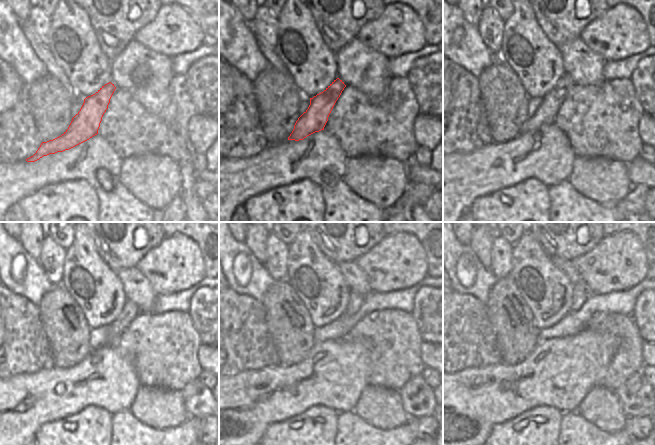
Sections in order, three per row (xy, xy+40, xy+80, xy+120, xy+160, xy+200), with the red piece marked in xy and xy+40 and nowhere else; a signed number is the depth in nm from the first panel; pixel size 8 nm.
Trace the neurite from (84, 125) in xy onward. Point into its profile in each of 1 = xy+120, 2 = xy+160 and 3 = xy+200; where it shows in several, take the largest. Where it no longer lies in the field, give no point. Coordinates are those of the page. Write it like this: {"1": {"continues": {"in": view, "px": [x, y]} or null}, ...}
{"1": {"continues": {"in": "xy+120", "px": [130, 310]}}, "2": {"continues": {"in": "xy+160", "px": [355, 301]}}, "3": {"continues": {"in": "xy+200", "px": [581, 293]}}}

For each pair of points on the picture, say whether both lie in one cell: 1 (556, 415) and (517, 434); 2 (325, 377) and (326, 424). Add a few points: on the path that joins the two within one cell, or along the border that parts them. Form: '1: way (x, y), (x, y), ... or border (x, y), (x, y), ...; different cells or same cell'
1: way (546, 424), (542, 425), (533, 434), (527, 434); same cell
2: border (303, 411), (311, 406), (326, 406), (337, 412); different cells

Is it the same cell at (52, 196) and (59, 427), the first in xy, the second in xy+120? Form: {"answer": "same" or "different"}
{"answer": "same"}

